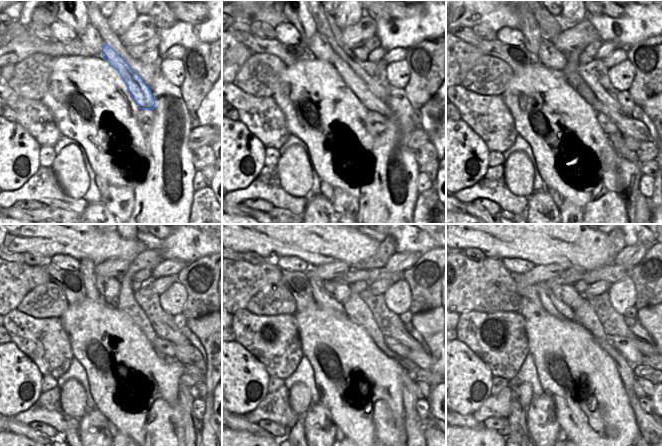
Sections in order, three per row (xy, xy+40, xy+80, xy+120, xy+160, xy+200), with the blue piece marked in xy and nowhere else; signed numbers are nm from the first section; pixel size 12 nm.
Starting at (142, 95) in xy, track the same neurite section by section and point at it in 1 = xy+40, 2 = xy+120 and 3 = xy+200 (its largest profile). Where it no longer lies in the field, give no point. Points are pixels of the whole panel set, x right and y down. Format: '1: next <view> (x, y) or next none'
1: next xy+40 (355, 84)
2: next xy+120 (189, 355)
3: next xy+200 (648, 360)

